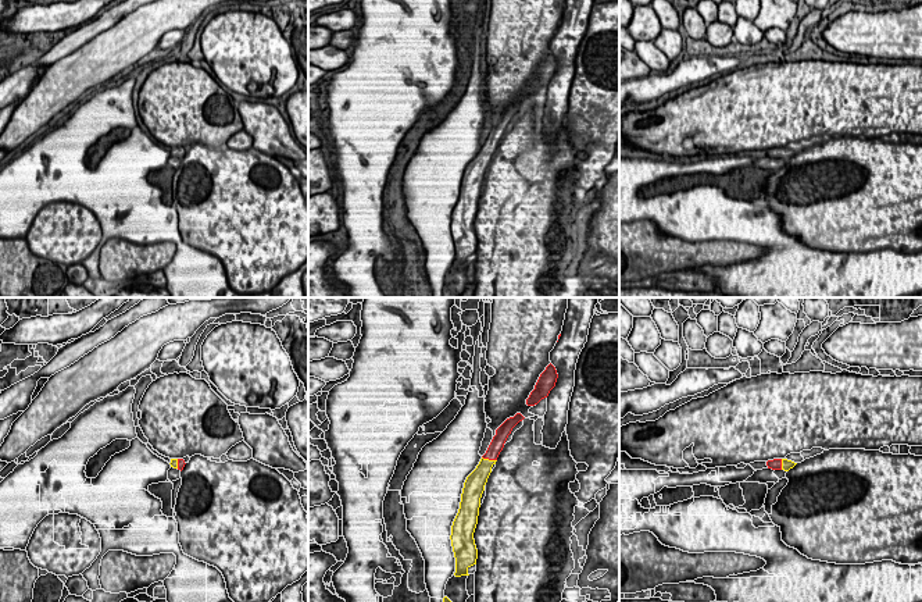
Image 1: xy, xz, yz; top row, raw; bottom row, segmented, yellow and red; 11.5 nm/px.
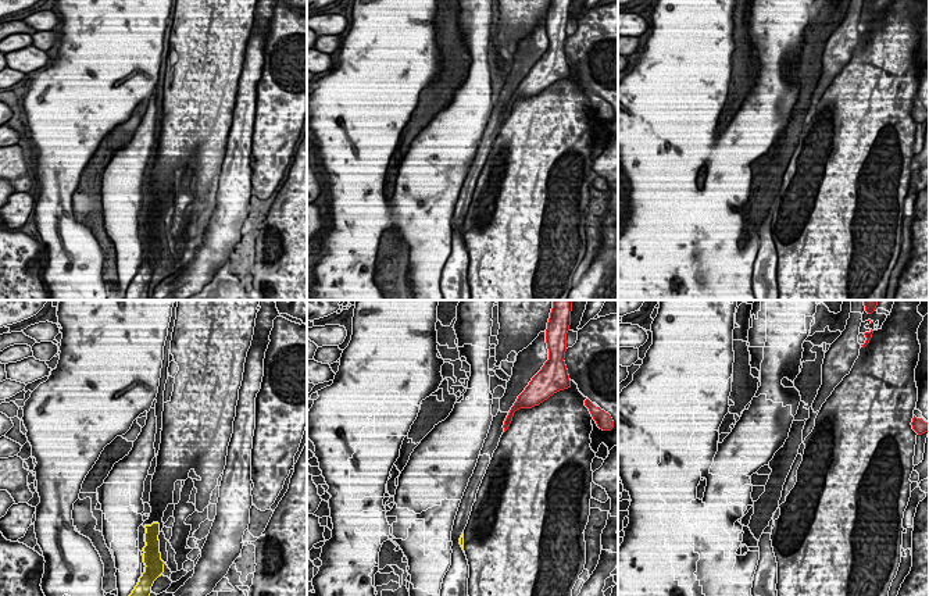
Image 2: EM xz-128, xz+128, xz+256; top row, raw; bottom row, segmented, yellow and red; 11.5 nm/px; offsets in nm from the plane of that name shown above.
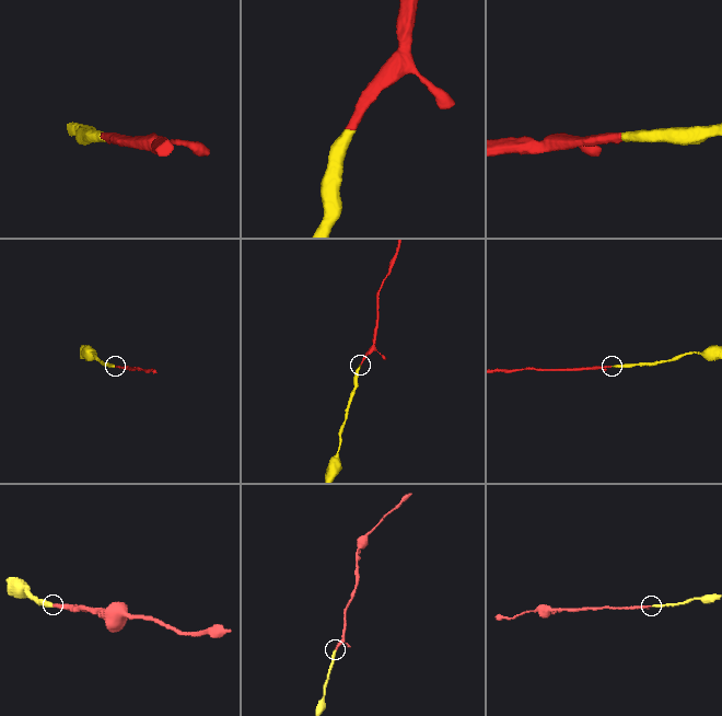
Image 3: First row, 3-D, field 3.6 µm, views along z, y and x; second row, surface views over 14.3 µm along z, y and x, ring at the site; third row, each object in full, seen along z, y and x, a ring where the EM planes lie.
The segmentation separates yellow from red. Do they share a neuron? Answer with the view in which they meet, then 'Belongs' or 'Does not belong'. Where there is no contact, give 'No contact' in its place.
Touches yellow in xz. Belongs

